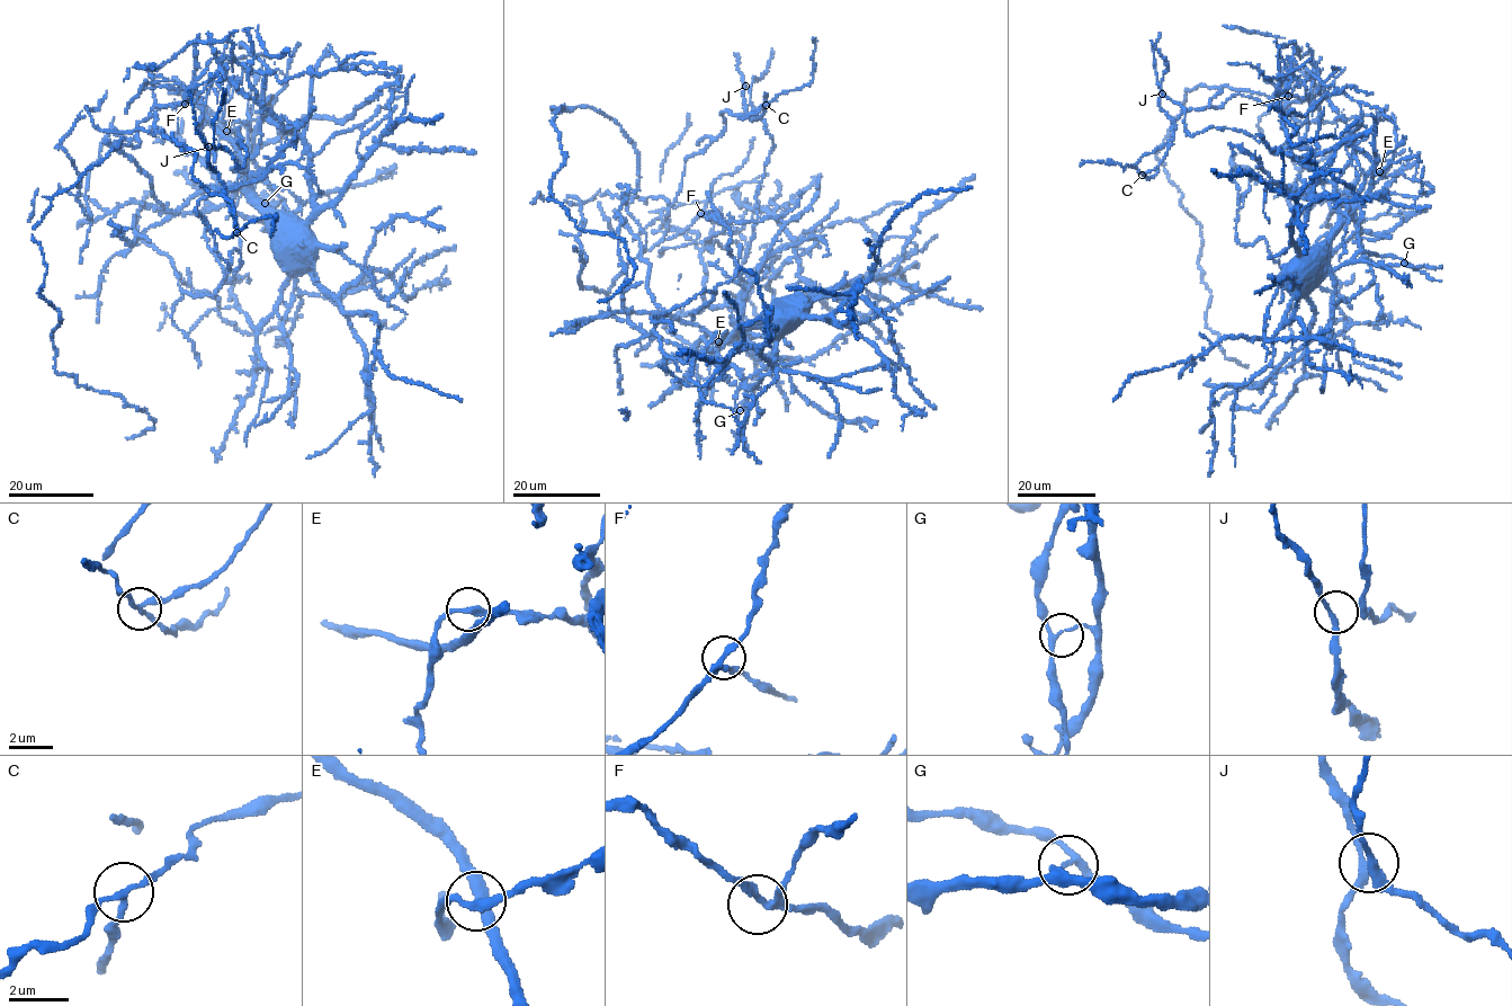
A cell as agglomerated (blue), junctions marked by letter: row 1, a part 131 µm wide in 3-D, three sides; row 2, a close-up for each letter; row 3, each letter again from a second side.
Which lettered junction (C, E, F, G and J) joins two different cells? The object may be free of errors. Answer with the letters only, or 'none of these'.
C

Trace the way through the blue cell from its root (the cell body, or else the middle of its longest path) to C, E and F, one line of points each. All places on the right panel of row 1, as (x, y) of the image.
C: (1358, 119), (1358, 101), (1312, 73), (1291, 95), (1314, 105), (1237, 94), (1187, 110), (1164, 158), (1142, 175)
E: (1358, 119), (1352, 152), (1366, 174), (1359, 250), (1332, 268), (1335, 231), (1379, 171)
F: (1358, 119), (1361, 121), (1362, 117), (1358, 101), (1332, 86), (1323, 85), (1312, 73), (1288, 96)

